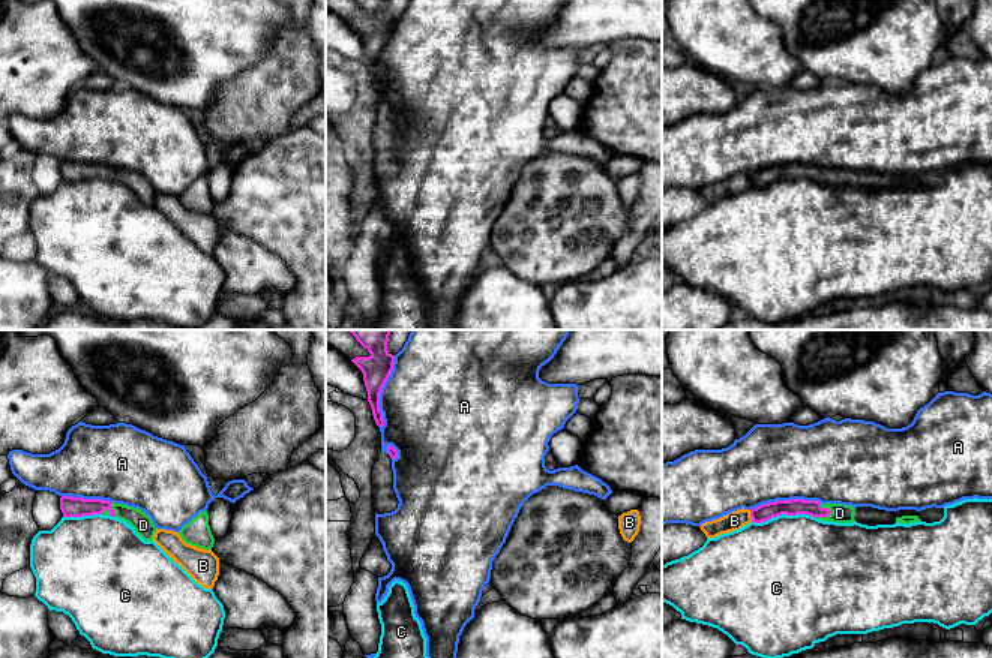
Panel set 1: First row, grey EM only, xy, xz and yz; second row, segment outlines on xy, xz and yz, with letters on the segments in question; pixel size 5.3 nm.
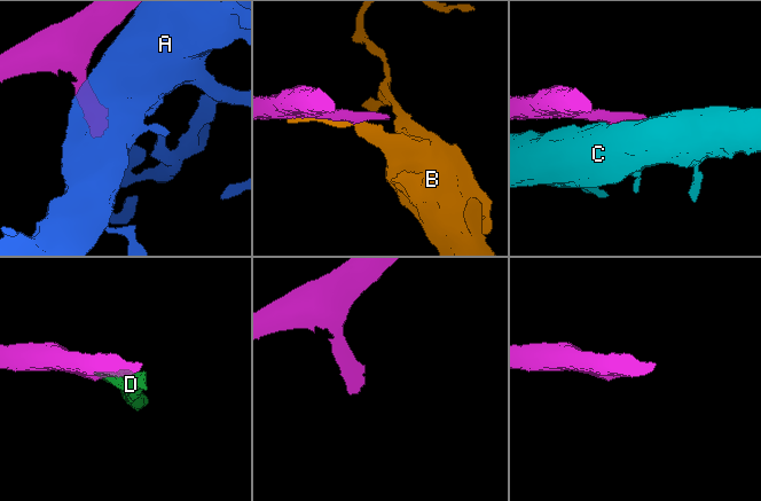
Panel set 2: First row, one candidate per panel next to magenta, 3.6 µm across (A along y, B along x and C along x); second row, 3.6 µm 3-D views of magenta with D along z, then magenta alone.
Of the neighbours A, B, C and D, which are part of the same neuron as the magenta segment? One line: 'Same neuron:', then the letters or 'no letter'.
Same neuron: D

